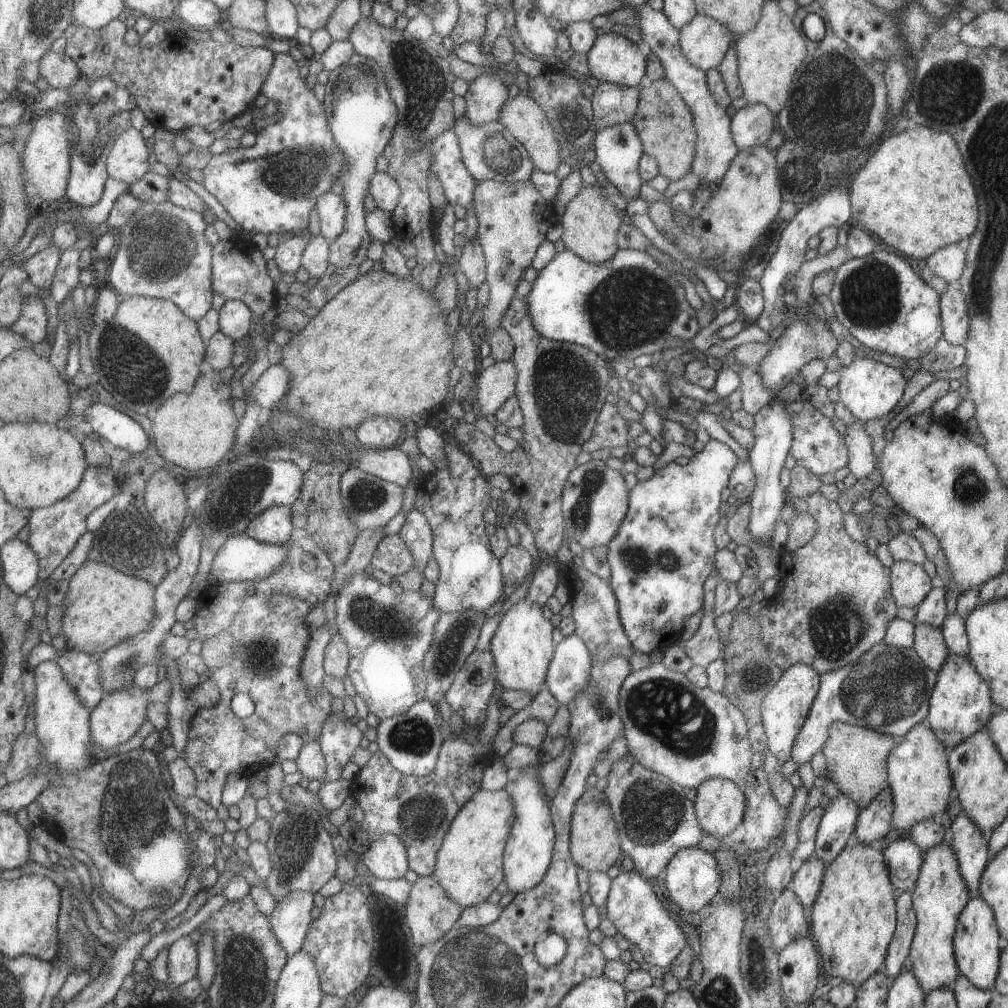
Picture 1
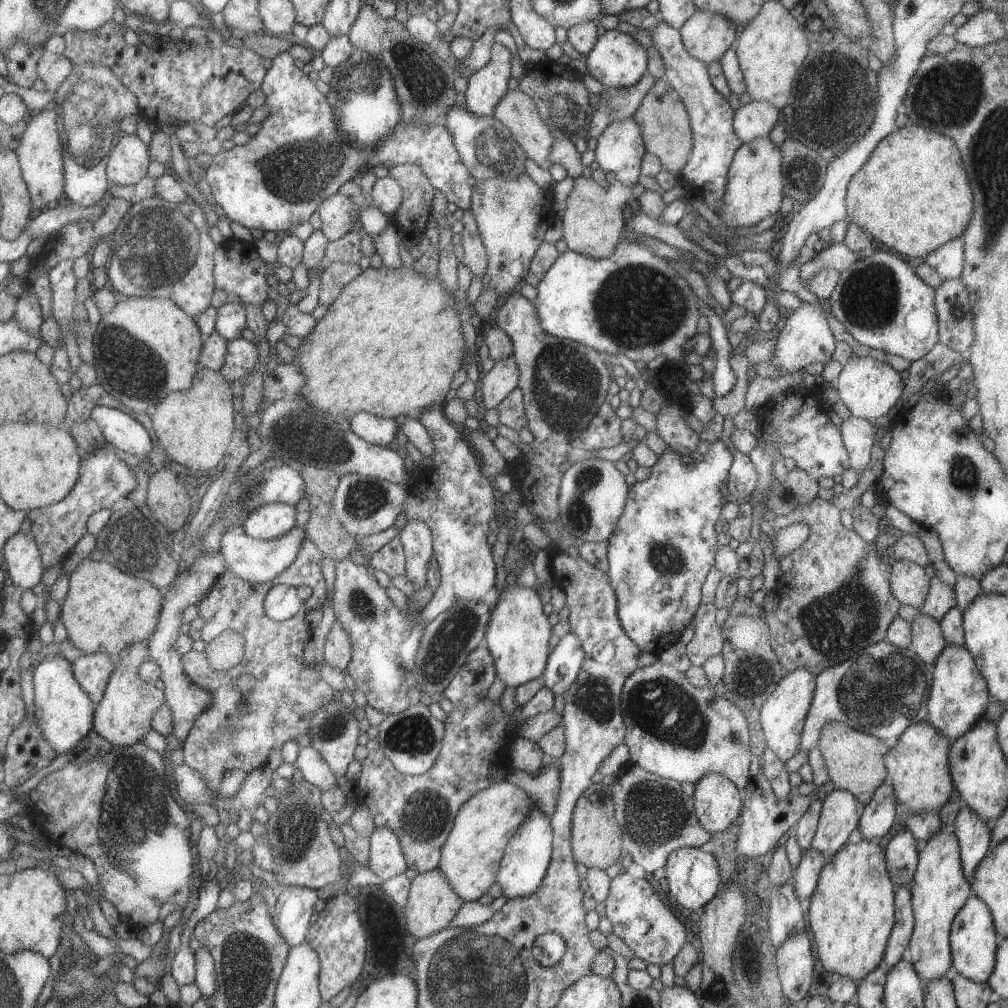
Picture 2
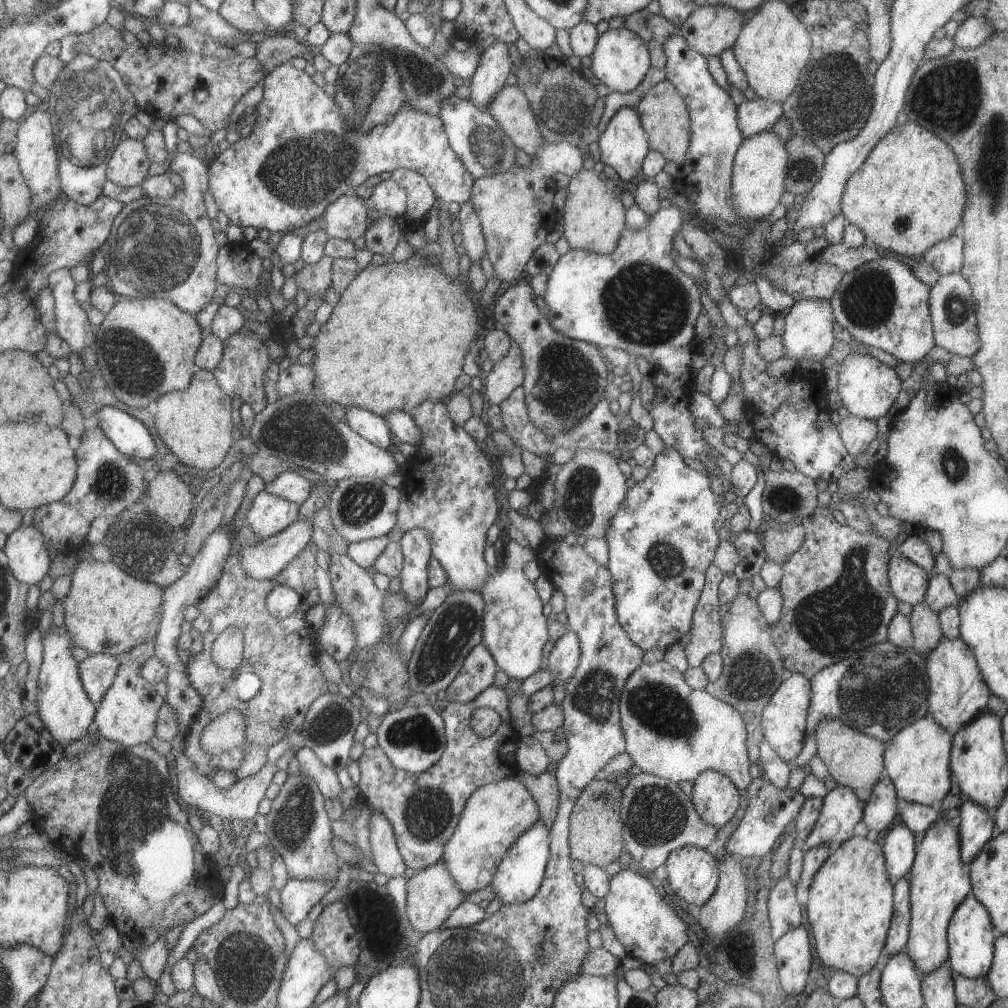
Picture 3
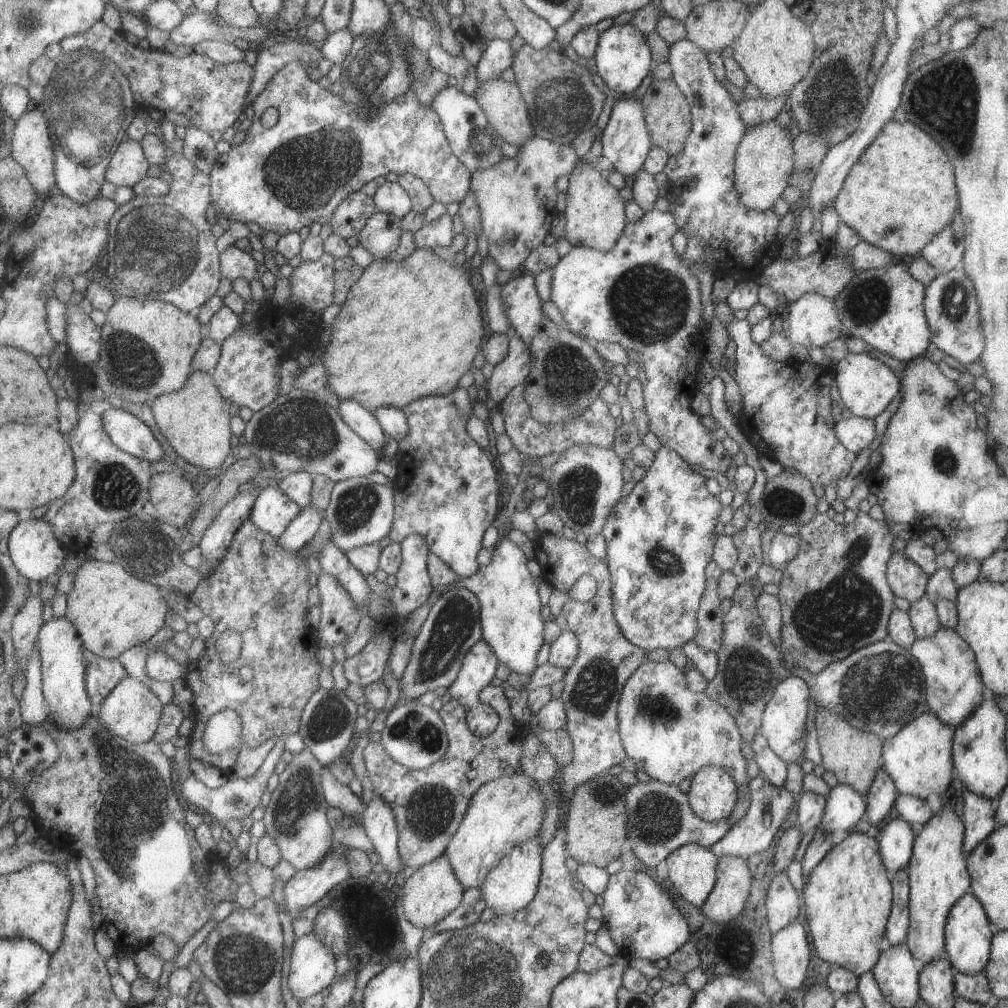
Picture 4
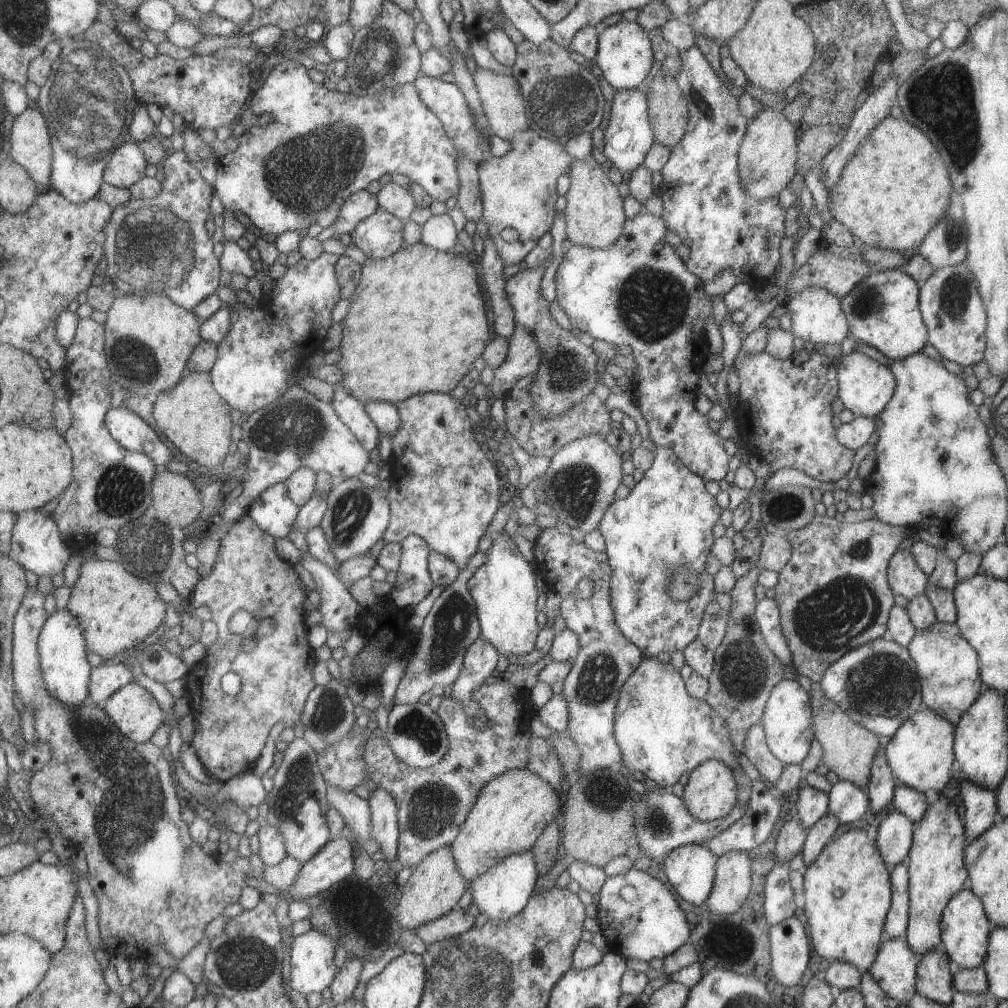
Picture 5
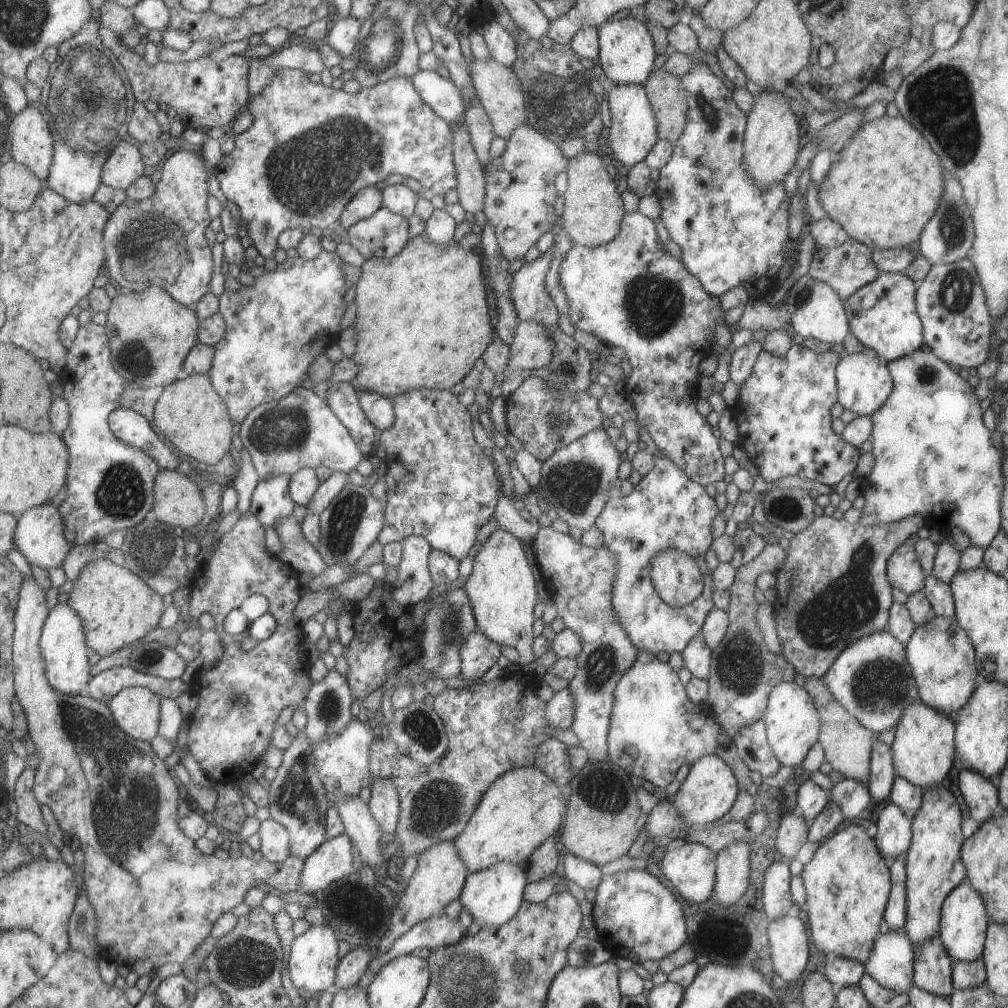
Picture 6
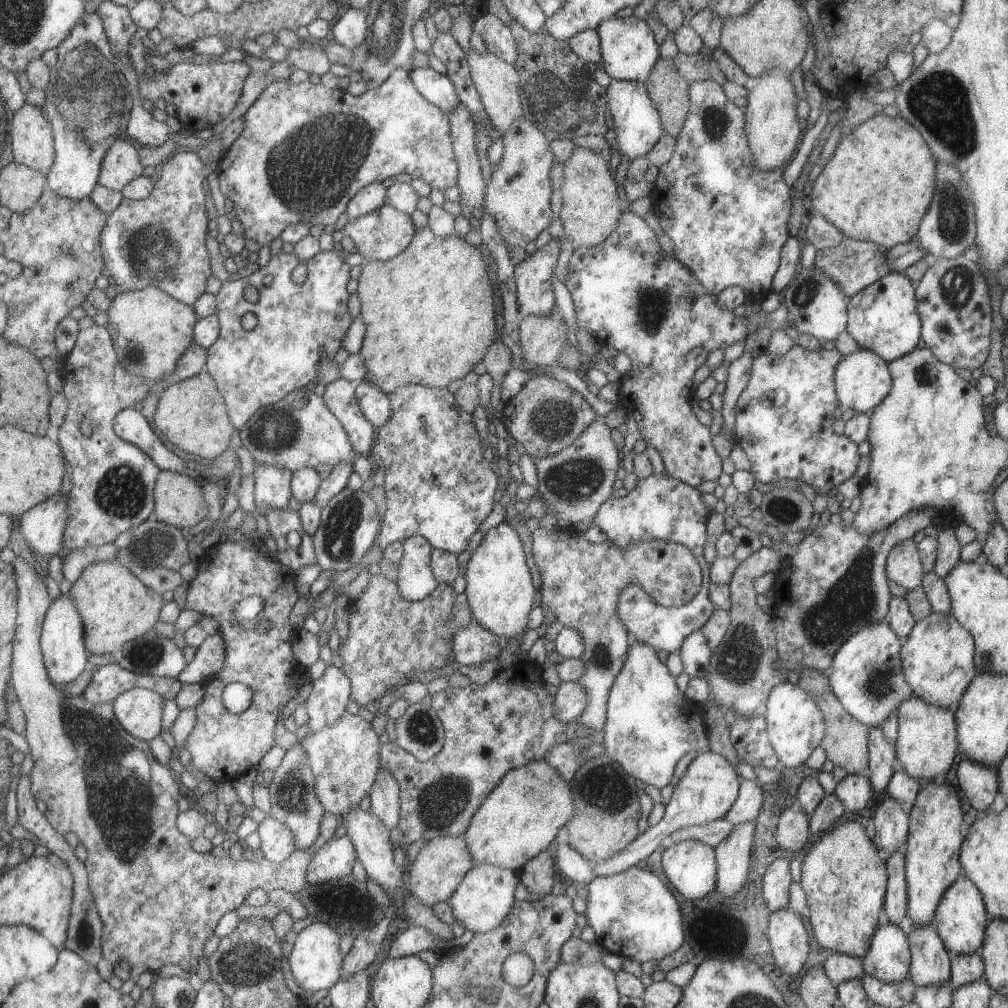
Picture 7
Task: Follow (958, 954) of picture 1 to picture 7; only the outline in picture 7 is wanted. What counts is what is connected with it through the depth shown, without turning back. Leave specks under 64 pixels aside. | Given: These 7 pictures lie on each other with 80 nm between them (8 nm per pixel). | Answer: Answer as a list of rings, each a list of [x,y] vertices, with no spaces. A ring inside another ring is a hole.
[[[960,874],[957,880],[952,882],[951,886],[947,887],[947,890],[943,891],[939,899],[939,904],[937,904],[937,910],[933,914],[936,933],[941,938],[941,942],[943,942],[947,952],[951,956],[979,952],[988,919],[989,917],[983,904],[982,894],[963,874]]]

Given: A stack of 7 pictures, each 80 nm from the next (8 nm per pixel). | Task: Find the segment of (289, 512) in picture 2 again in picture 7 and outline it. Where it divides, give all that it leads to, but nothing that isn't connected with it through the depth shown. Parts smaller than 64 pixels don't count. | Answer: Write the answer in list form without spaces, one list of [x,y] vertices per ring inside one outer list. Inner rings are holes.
[[[255,466],[256,510],[264,517],[271,510],[289,510],[294,472],[275,466]]]

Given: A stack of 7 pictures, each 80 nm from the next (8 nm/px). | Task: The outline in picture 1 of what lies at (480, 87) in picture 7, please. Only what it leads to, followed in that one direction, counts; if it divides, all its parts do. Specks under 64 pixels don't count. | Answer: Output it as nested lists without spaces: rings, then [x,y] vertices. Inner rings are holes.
[[[518,93],[513,98],[508,98],[507,102],[503,102],[498,122],[527,150],[531,165],[535,169],[545,173],[554,173],[557,170],[562,161],[556,134],[543,110],[529,96]]]

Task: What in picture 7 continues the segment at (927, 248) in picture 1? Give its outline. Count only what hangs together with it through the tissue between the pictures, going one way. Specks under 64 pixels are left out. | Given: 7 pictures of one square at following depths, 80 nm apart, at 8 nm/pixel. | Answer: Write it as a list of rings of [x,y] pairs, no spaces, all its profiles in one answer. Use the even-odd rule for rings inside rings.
[[[879,112],[840,138],[819,176],[807,186],[806,206],[809,212],[821,214],[827,222],[831,222],[844,237],[873,242],[889,249],[915,239],[921,218],[925,216],[935,192],[935,161],[922,134],[899,115],[889,118]]]

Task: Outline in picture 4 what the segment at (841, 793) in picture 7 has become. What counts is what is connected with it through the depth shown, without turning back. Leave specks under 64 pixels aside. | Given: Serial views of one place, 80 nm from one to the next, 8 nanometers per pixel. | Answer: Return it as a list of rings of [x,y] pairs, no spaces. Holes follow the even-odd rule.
[[[838,783],[826,796],[825,812],[817,826],[836,837],[841,837],[861,819],[866,812],[864,796],[852,786]]]

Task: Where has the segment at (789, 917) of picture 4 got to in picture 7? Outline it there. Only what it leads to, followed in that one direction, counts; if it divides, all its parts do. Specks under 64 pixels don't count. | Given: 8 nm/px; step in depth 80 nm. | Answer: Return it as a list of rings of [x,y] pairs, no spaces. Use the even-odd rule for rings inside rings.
[[[777,857],[764,870],[762,876],[762,895],[765,906],[770,912],[787,908],[788,888],[792,880],[789,877],[789,863],[786,857]]]

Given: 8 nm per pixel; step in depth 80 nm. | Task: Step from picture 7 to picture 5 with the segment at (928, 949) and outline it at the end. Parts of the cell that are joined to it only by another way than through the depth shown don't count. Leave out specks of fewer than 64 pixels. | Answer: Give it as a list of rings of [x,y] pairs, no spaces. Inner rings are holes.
[[[940,948],[929,950],[919,958],[915,976],[916,993],[929,998],[931,1002],[949,1006],[954,992],[952,986],[954,967],[949,958]]]

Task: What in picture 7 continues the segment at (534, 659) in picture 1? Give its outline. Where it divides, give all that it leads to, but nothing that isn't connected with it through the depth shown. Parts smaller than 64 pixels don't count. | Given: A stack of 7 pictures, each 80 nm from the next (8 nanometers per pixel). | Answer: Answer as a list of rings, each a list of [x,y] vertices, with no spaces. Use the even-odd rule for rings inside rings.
[[[504,522],[495,528],[489,528],[483,534],[479,546],[469,556],[463,572],[462,577],[466,582],[464,594],[473,620],[497,638],[503,636],[505,640],[516,641],[518,646],[515,649],[515,659],[529,660],[527,651],[522,651],[520,645],[528,630],[528,614],[536,592],[525,563],[520,539],[513,528]]]

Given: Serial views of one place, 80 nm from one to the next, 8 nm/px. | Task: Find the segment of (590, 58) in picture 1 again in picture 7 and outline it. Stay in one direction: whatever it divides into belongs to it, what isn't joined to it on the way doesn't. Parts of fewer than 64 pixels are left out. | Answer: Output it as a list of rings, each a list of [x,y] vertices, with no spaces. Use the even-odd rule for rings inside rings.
[[[635,16],[629,18],[607,18],[596,29],[601,62],[607,76],[613,80],[645,83],[652,67],[658,60],[659,46],[649,26]]]

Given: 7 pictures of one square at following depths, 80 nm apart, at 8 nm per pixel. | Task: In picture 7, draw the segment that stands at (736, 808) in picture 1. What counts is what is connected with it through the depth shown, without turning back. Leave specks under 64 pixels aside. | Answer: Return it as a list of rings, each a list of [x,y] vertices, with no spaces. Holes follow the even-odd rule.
[[[713,751],[701,752],[691,760],[687,770],[679,778],[669,803],[665,805],[665,813],[659,823],[641,832],[631,844],[627,844],[623,850],[613,854],[609,860],[592,864],[593,874],[595,876],[608,876],[609,874],[622,872],[633,865],[639,864],[641,860],[647,859],[660,844],[660,841],[671,832],[684,829],[687,826],[707,824],[707,822],[725,816],[737,798],[740,779],[740,776],[735,773],[735,769],[723,756],[719,756]]]

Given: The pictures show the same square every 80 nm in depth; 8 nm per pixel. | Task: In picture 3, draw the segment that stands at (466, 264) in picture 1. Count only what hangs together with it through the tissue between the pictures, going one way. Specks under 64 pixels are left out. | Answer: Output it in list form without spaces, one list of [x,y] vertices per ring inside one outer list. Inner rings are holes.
[[[465,202],[460,206],[457,219],[461,223],[461,244],[465,249],[465,255],[469,258],[469,262],[479,263],[483,254],[486,253],[486,245],[477,214],[475,214],[470,202]]]

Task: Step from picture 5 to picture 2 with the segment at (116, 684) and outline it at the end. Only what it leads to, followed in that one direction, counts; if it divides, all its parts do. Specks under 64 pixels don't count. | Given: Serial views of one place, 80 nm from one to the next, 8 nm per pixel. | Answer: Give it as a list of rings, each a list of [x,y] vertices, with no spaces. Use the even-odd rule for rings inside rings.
[[[85,653],[71,662],[75,678],[78,678],[79,684],[90,696],[95,706],[103,700],[111,676],[116,670],[115,658],[116,656],[106,653]]]

